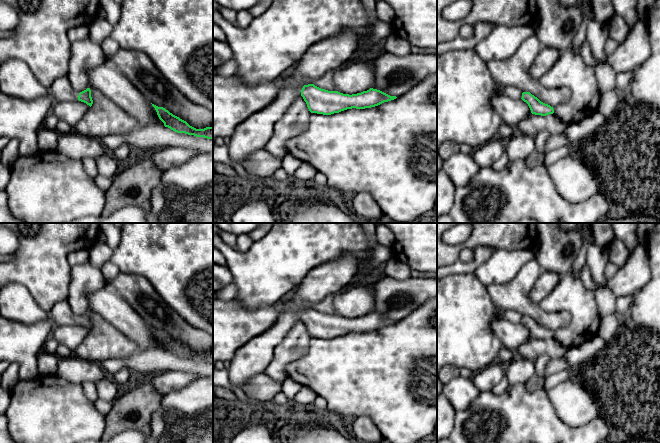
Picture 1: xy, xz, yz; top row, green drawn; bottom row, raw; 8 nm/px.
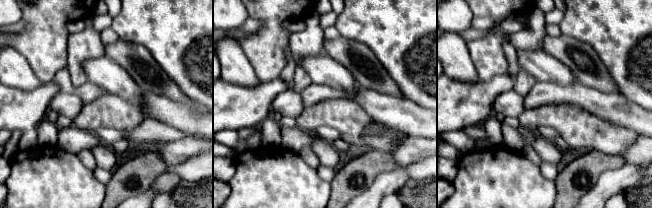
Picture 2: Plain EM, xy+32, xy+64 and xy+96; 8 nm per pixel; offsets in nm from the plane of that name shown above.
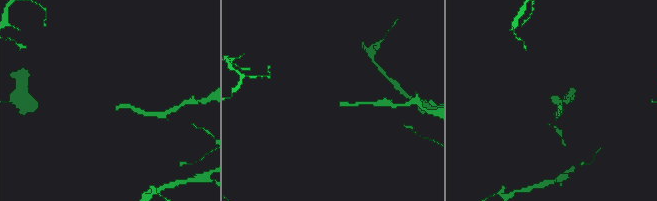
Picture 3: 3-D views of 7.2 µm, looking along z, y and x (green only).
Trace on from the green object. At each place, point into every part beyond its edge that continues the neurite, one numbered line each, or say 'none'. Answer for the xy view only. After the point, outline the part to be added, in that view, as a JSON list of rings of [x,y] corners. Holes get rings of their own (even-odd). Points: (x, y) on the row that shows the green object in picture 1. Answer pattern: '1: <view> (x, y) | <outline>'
1: xy (62, 89) | [[[68,76],[57,78],[49,87],[49,91],[54,94],[55,101],[77,100],[79,96],[79,92],[73,89]]]

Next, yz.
none

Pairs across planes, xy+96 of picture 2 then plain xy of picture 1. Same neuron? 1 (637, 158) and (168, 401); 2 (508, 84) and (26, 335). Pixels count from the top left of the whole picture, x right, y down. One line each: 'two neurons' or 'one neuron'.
1: two neurons
2: one neuron

